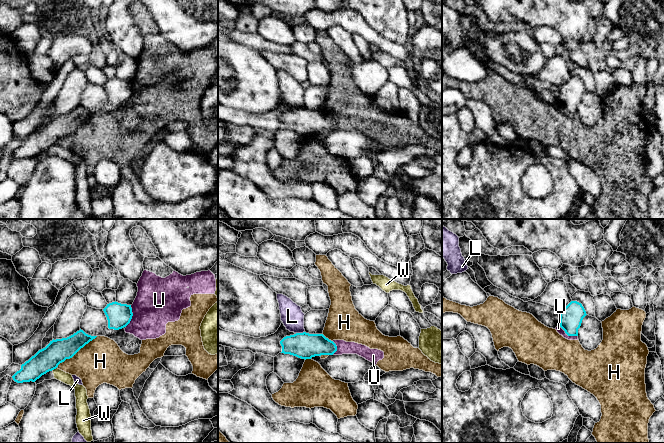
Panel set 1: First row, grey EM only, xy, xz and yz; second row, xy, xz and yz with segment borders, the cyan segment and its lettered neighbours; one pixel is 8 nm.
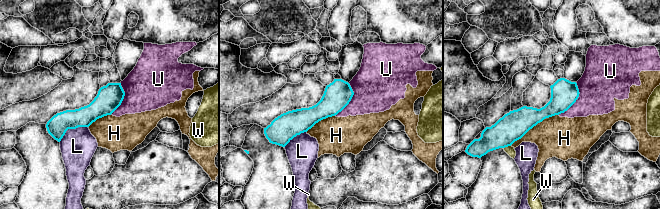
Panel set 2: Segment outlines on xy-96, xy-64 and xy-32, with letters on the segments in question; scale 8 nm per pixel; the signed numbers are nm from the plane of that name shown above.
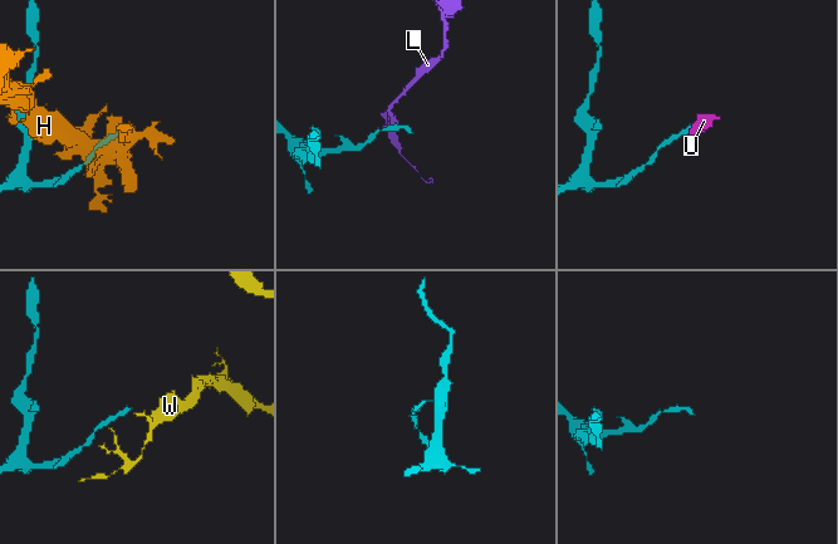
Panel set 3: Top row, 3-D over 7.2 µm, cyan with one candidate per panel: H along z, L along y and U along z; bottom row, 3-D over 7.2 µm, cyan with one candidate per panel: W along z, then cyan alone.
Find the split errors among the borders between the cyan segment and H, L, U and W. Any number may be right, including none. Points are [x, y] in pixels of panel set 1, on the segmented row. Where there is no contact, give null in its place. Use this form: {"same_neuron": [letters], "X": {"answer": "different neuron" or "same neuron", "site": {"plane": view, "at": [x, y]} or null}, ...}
{"same_neuron": [], "H": {"answer": "different neuron", "site": {"plane": "xy", "at": [76, 352]}}, "L": {"answer": "different neuron", "site": {"plane": "xz", "at": [300, 333]}}, "U": {"answer": "different neuron", "site": {"plane": "xy", "at": [132, 315]}}, "W": {"answer": "different neuron", "site": {"plane": "xy", "at": [54, 368]}}}

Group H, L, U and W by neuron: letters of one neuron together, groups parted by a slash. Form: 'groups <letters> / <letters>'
groups H U / L / W

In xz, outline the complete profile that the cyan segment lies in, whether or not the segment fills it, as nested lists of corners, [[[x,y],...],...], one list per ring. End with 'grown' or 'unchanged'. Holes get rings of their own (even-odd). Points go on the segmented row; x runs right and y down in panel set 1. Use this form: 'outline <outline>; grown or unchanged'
outline [[[296,333],[284,337],[280,344],[281,353],[305,360],[315,356],[333,355],[337,351],[336,344],[323,334]]]; unchanged

